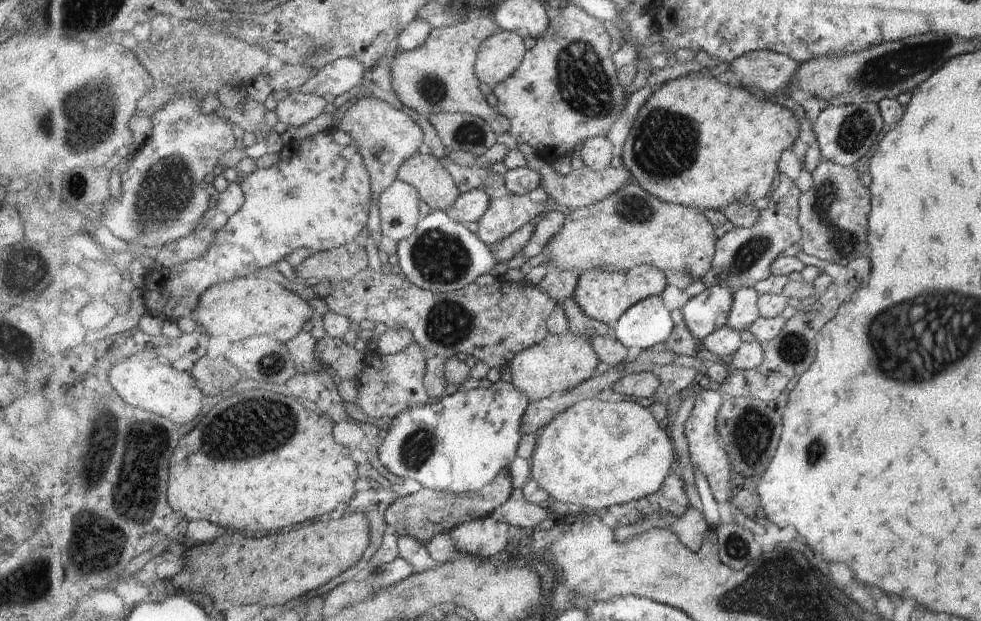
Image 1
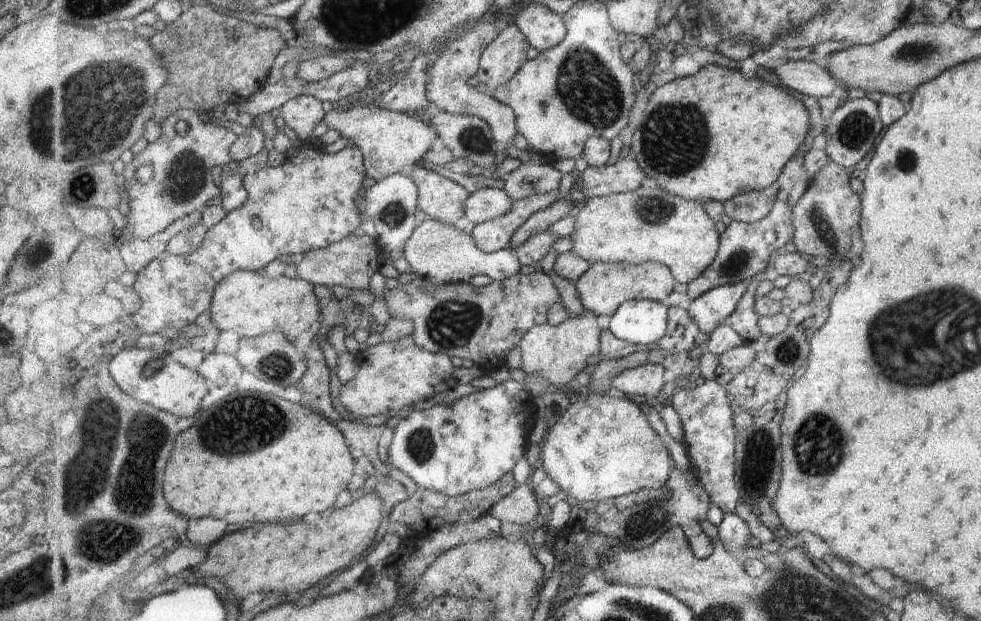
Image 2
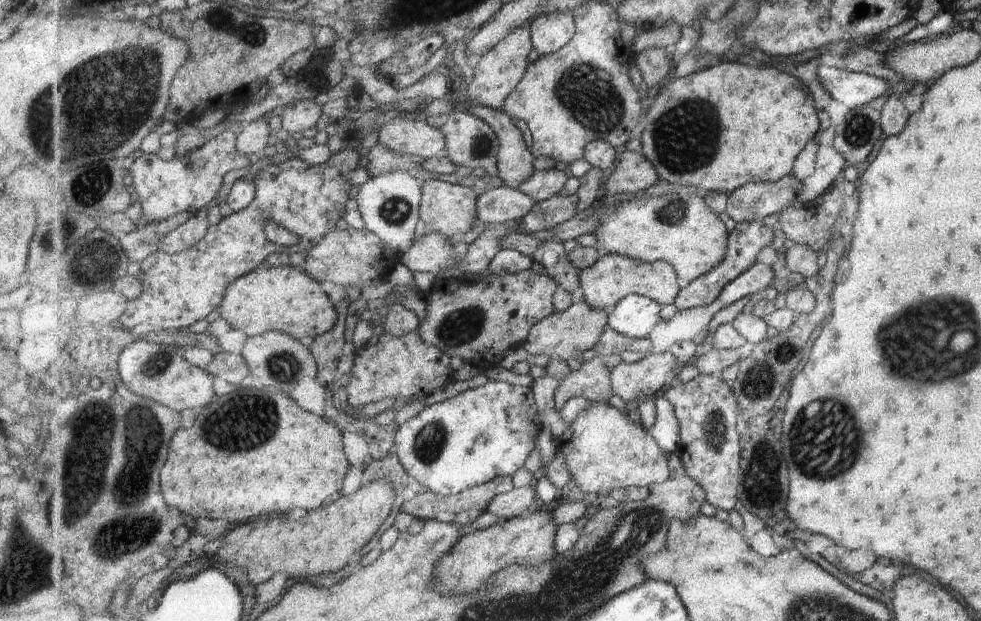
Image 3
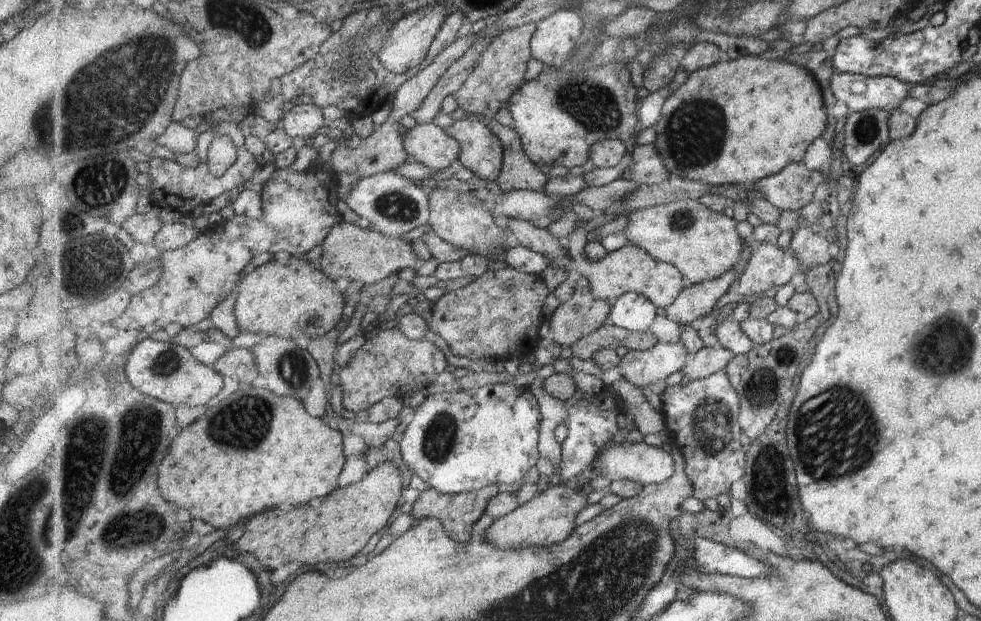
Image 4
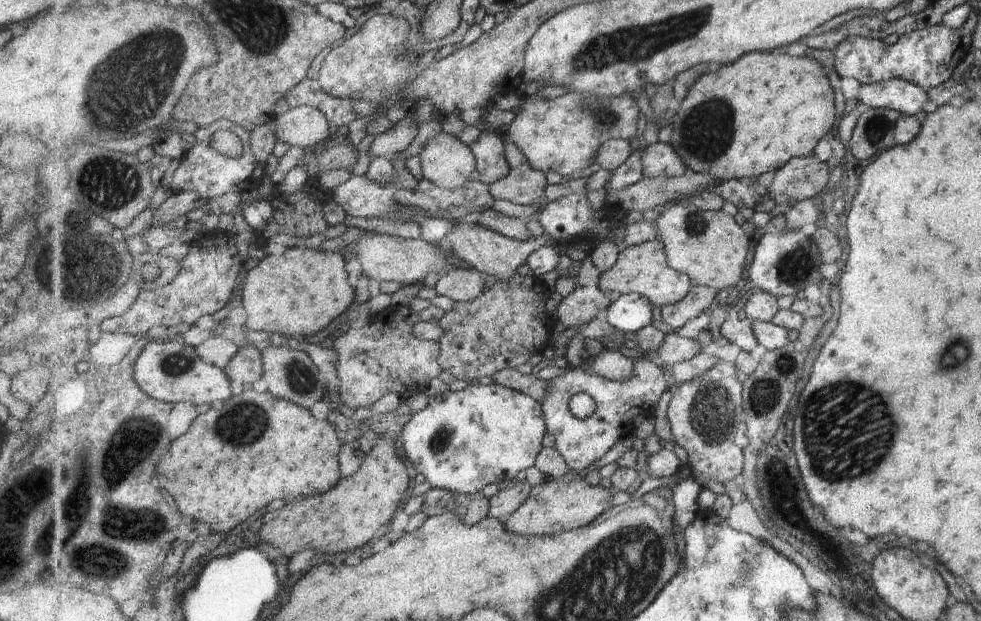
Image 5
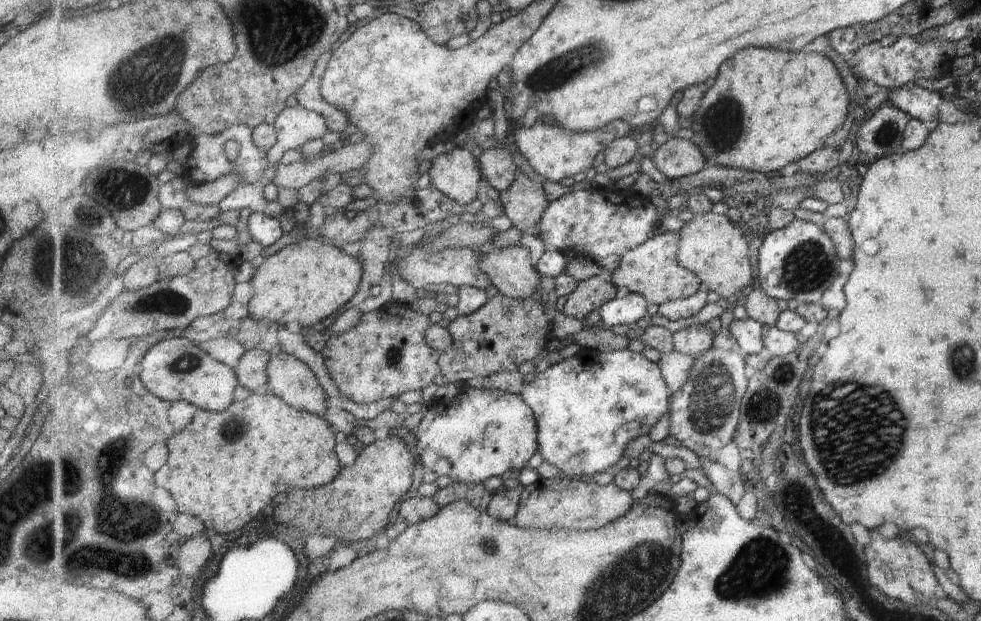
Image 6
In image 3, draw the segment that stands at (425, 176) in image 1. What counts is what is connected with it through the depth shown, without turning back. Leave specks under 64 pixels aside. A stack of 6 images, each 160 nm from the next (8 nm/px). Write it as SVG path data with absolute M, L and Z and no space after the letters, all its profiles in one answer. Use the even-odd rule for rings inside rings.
M427 179L422 183L422 191L424 193L420 218L425 222L427 230L441 232L456 240L470 228L471 222L476 220L478 194L471 187Z

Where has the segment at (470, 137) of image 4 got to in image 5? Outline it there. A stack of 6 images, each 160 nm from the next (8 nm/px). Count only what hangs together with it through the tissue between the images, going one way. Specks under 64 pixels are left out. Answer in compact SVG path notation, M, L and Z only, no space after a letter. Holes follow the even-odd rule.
M481 130L477 140L469 144L476 156L475 177L479 181L492 185L510 173L505 143L497 132Z

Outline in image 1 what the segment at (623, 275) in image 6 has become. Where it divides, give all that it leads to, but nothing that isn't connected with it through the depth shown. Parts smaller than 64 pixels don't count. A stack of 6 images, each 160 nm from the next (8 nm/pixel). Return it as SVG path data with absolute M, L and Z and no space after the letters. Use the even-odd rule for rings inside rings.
M651 264L619 271L596 268L581 272L573 297L587 316L614 327L632 306L646 298L662 295L667 285L669 282L665 272Z

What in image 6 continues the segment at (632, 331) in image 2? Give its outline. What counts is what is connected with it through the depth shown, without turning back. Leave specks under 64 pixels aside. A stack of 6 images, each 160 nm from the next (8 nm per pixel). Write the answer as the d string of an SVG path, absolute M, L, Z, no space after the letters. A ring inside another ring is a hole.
M627 293L625 296L609 301L599 310L605 329L627 324L633 327L642 324L649 316L647 312L649 302L645 296L637 293Z

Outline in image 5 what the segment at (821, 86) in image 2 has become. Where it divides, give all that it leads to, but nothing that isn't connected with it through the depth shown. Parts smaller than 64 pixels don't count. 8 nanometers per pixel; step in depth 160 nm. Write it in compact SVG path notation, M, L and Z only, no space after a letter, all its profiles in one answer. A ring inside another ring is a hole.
M903 79L859 85L854 98L858 104L865 104L871 109L889 109L913 116L928 100L922 88Z

